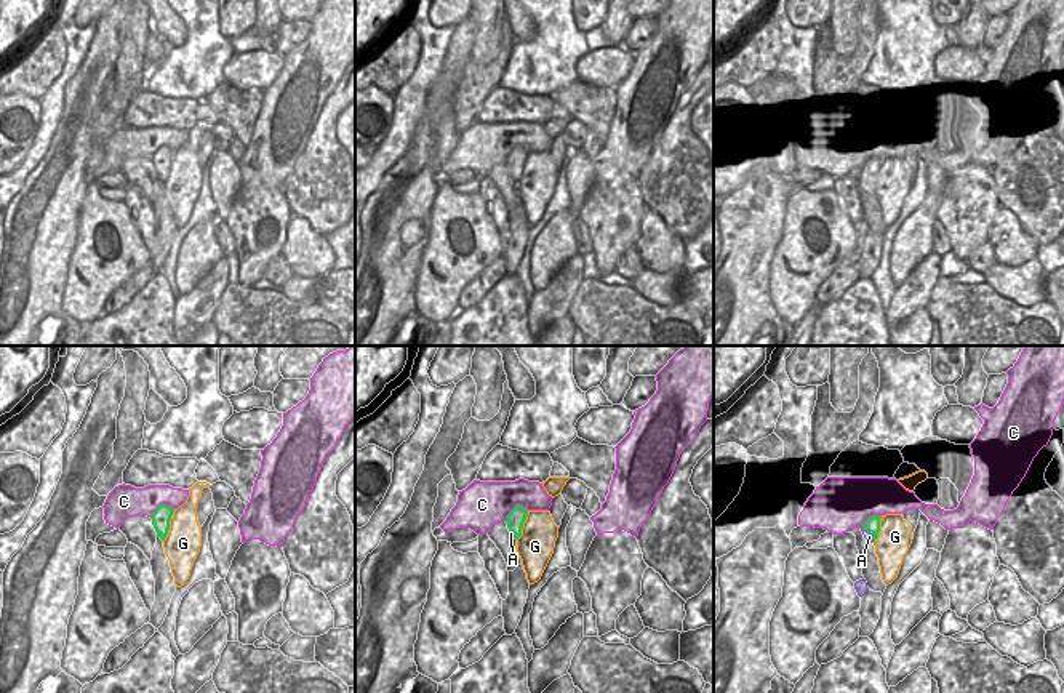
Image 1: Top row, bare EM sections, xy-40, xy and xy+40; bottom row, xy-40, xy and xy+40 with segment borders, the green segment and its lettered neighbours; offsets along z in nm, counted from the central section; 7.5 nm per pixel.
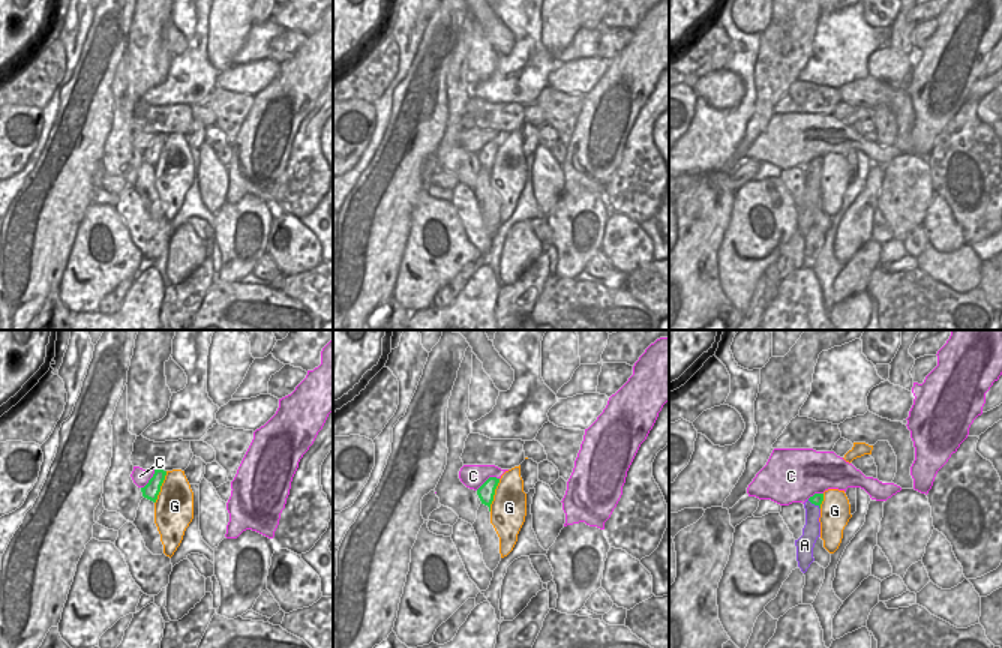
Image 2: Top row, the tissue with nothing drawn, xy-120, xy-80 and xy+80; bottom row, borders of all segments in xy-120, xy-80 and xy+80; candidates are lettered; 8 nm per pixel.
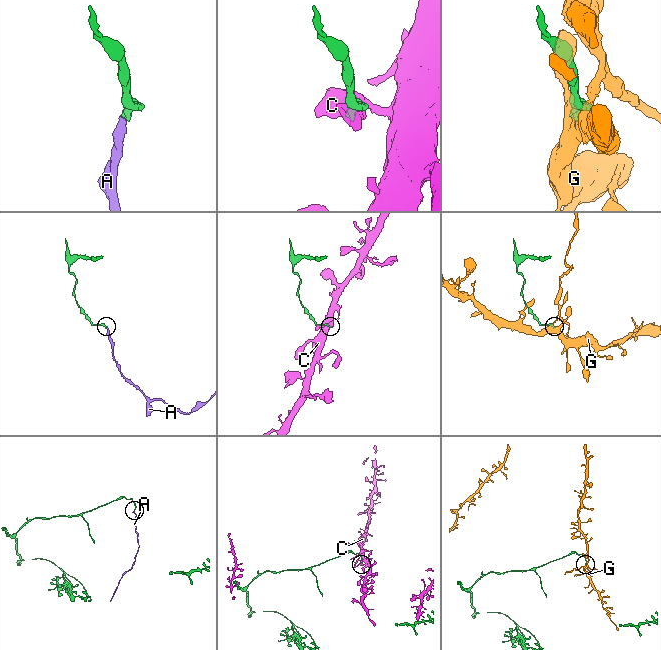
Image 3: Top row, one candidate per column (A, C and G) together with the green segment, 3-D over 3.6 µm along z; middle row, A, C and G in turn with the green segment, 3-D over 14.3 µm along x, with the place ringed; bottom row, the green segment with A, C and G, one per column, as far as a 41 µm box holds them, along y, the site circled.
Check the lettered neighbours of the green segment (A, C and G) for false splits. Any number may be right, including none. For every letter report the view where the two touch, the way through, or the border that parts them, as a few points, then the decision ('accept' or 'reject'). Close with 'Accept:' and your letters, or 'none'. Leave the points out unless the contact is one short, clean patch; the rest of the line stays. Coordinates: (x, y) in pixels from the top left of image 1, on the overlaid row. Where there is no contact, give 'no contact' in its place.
A: meets green in xy+40; runs through xy+40 (872, 524), (871, 532), (869, 536); accept
C: meets green in xy; reject
G: meets green in xy-40; reject
Accept: A

